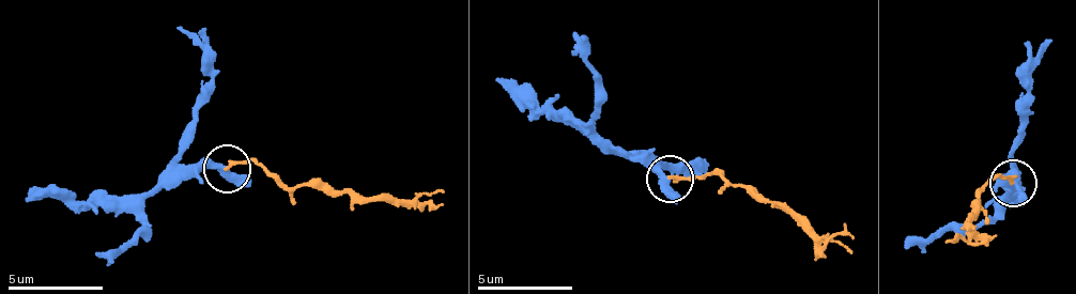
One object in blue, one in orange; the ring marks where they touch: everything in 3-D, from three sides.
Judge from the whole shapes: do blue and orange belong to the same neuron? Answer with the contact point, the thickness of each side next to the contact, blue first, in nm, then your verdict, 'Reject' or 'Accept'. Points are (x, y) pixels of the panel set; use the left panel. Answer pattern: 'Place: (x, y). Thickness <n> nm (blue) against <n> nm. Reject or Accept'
Place: (227, 169). Thickness 320 nm (blue) against 190 nm. Reject

